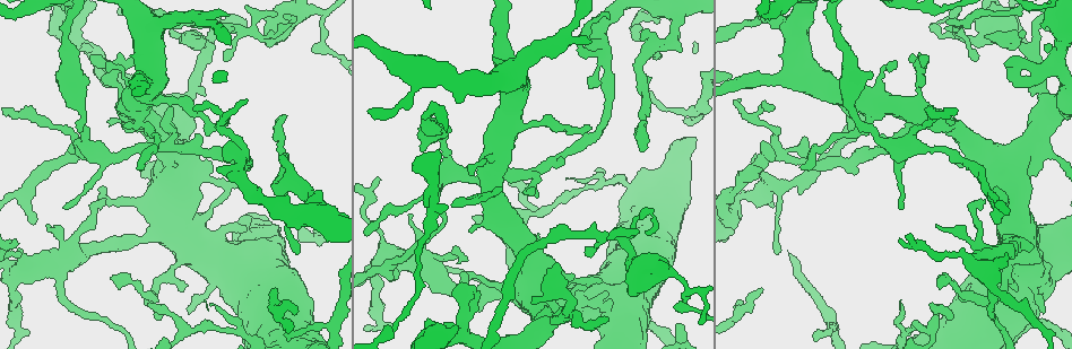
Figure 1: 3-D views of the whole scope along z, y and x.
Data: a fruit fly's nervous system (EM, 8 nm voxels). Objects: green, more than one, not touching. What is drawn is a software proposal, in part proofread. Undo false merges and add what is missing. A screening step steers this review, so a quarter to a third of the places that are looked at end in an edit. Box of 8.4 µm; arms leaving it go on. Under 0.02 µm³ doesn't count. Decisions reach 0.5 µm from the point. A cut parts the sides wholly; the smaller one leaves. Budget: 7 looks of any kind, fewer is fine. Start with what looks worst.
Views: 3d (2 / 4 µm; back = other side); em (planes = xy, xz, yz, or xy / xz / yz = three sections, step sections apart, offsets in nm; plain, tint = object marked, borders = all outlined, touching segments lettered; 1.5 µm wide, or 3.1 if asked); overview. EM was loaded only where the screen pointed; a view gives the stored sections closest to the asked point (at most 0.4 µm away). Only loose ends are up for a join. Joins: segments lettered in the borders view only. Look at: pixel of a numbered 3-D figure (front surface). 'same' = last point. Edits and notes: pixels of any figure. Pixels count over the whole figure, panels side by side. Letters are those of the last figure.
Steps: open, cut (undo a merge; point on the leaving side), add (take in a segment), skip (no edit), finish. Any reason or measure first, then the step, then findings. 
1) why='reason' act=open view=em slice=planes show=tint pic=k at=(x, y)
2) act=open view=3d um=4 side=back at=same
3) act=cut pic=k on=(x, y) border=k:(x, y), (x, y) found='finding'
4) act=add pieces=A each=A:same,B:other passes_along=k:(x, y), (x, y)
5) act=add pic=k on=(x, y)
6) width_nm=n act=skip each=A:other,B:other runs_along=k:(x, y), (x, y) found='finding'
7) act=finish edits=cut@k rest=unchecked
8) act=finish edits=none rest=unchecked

why='end of a long branch' act=open view=3d um=2 pic=1 at=(279, 122)

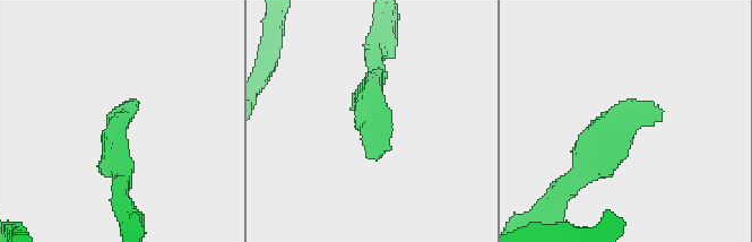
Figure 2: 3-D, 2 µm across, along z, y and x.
why='now the EM' act=open view=em slice=xz step=4 show=borders pic=2 at=(116, 121)

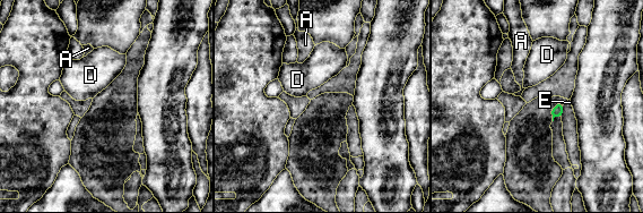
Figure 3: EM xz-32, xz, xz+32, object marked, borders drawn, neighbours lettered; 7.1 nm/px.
why='another direction' act=open view=em slice=planes show=borders at=same

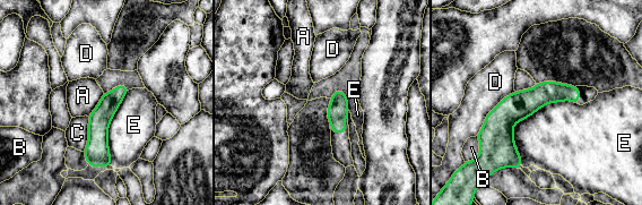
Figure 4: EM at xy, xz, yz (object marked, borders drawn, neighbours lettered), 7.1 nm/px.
act=skip each=A:other,B:other,C:other,D:other,E:other runs_along=4:(572, 88), (506, 124), (513, 164) found='no lettered segment goes on from it'

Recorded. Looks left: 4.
why='thick turns thin' act=open view=em slice=xy step=4 show=borders pic=1 at=(275, 30)

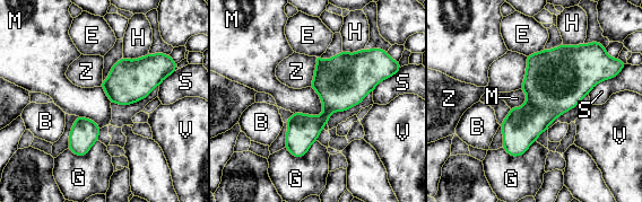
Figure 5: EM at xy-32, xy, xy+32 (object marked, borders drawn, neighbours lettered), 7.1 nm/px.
act=open view=em slice=planes show=borders at=same

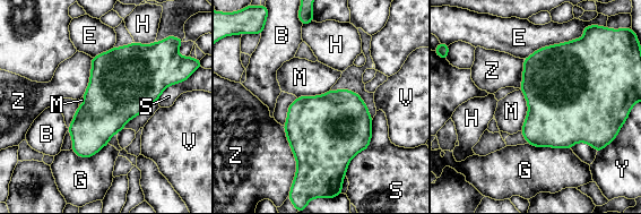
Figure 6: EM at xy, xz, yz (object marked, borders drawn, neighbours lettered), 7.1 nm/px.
width_nm=550 longest_contact=Z:500nm act=skip each=B:other,E:other,G:other,H:other,M:other,S:other,V:other,Y:other,Z:other found='all the same neuron'

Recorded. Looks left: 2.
act=finish edits=none rest=unchecked

